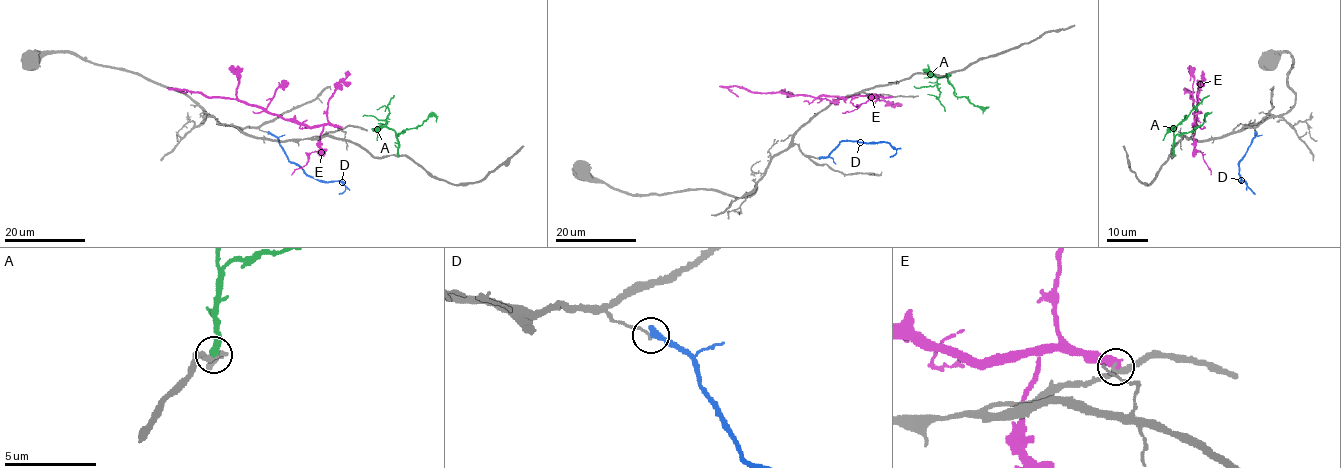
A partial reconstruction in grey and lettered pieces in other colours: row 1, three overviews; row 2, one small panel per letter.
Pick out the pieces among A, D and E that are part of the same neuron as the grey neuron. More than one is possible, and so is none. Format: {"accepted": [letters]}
{"accepted": []}

